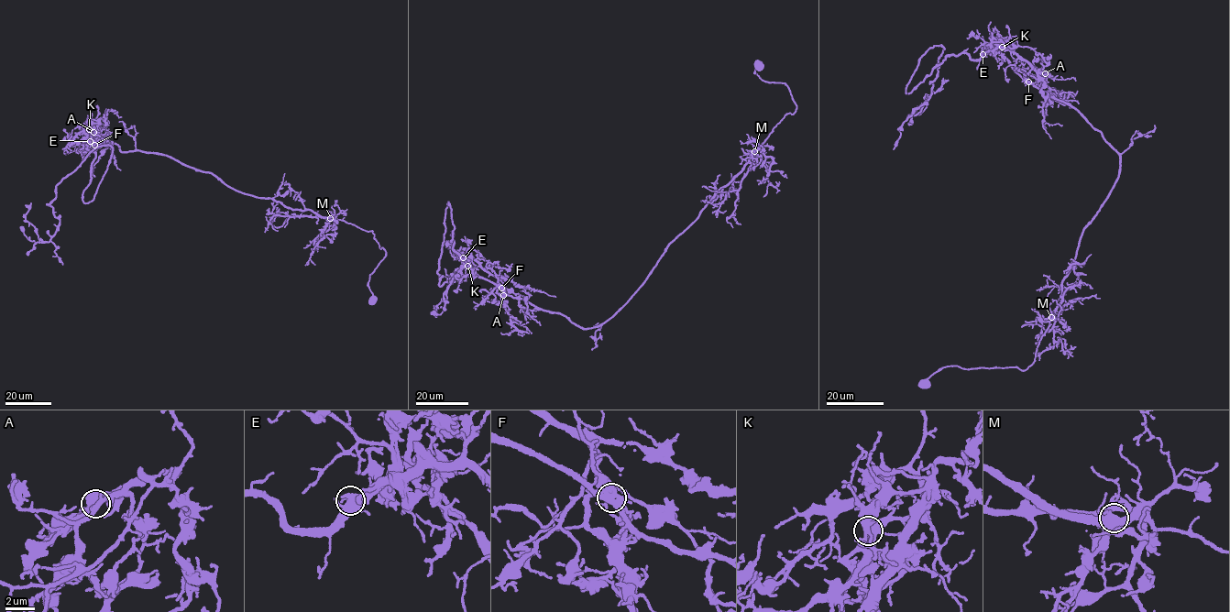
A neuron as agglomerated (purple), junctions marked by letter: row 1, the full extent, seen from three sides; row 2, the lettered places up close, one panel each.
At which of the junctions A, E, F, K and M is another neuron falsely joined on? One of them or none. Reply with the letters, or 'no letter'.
F

